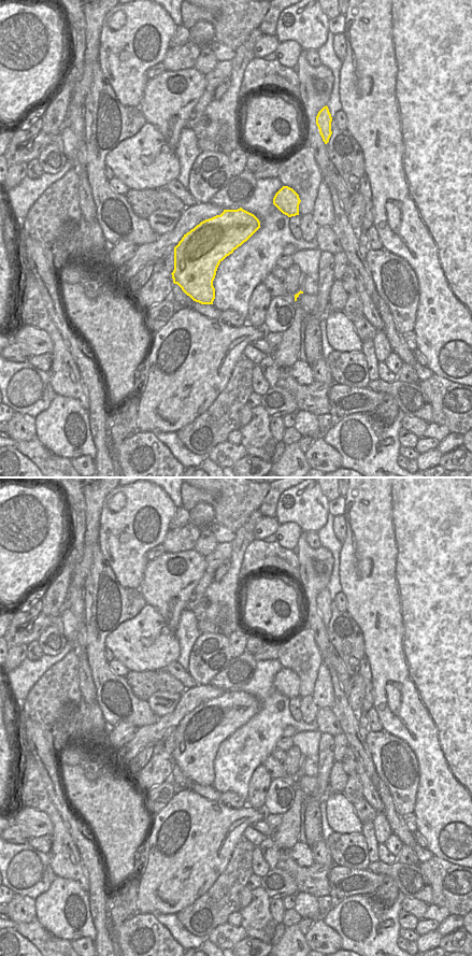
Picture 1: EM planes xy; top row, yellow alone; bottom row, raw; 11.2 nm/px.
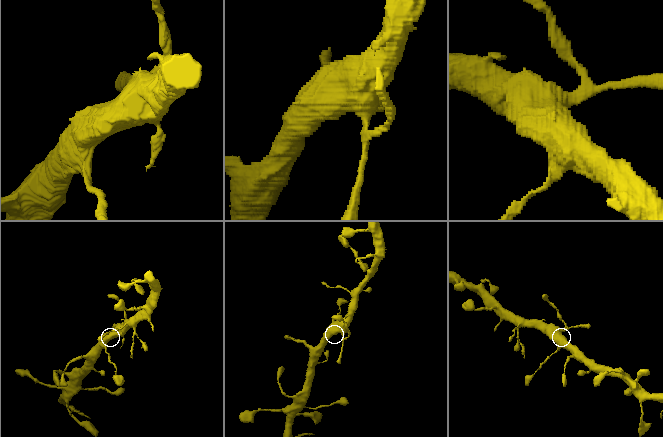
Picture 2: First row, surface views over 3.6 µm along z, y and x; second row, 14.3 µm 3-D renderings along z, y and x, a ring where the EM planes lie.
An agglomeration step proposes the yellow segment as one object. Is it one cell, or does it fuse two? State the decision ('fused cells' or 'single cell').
single cell

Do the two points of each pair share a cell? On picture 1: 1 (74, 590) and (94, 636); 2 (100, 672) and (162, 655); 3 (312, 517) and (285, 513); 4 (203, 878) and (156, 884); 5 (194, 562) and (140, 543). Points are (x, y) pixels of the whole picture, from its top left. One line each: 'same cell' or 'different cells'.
1: different cells
2: different cells
3: same cell
4: same cell
5: different cells

